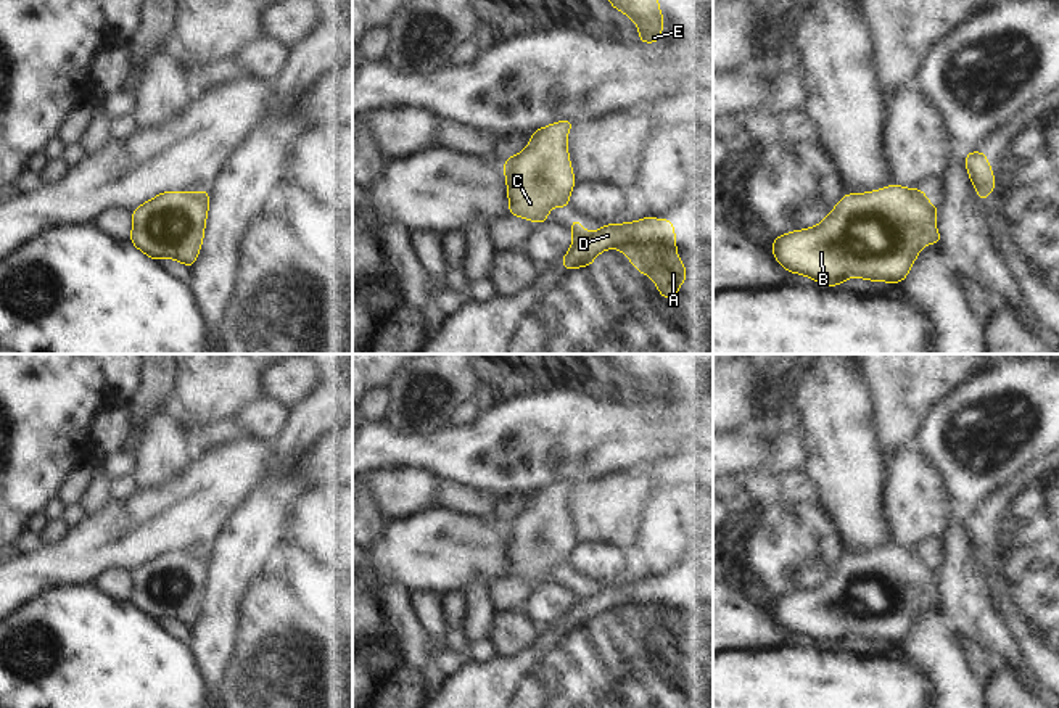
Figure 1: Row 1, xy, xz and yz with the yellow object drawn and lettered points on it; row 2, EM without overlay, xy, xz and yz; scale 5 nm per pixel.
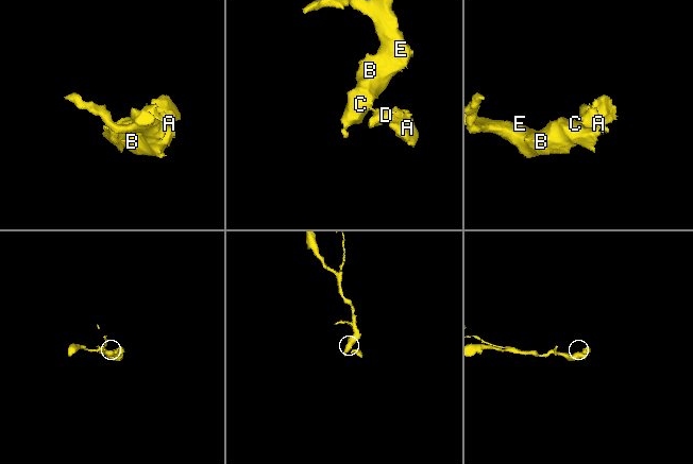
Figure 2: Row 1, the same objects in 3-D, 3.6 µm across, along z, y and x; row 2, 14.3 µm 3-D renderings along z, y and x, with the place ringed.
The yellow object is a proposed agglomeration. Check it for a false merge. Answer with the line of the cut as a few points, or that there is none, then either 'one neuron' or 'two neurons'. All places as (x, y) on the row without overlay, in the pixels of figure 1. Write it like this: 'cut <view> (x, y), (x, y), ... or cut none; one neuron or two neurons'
cut yz (914, 551), (935, 576); two neurons

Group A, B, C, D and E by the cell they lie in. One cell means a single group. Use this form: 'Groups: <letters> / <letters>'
Groups: A D / B C E.

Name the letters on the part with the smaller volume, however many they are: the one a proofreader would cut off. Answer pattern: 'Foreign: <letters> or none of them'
Foreign: A, D

